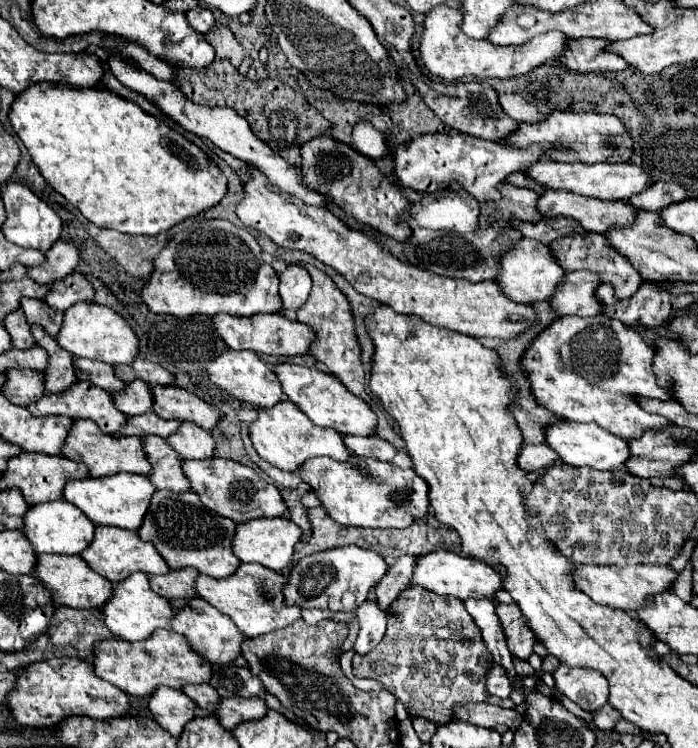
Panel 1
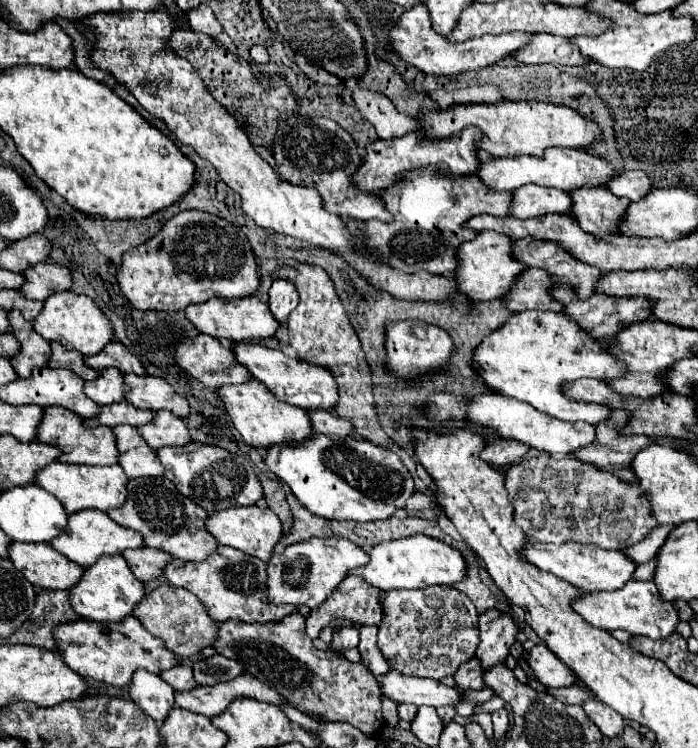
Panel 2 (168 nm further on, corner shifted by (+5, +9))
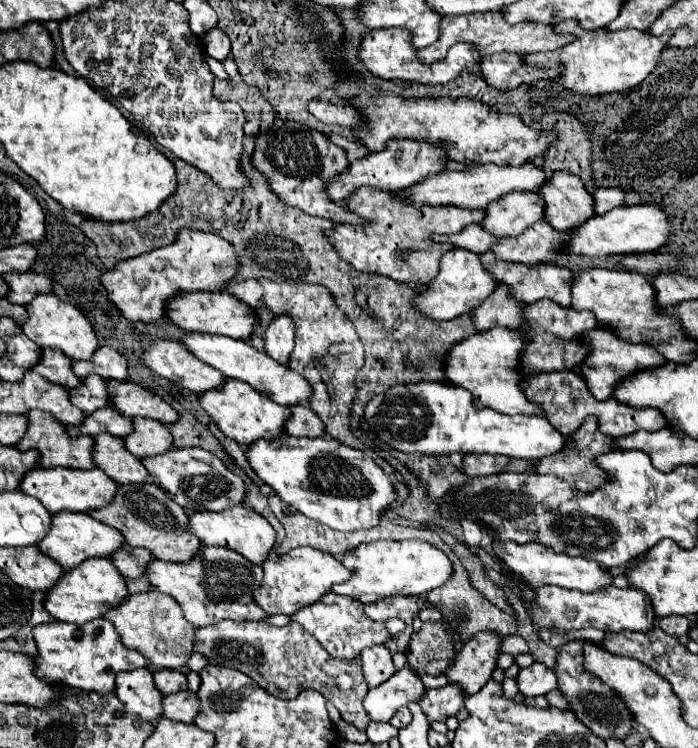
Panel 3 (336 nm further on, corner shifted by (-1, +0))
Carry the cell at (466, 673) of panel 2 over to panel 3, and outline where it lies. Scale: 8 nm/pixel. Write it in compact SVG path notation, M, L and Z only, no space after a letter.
M449 683L441 689L427 689L419 705L425 711L429 723L445 721L447 717L457 715L457 711L465 707L465 693L457 683Z

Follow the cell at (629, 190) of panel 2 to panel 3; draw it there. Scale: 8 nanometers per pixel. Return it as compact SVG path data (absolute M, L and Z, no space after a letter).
M609 187L609 189L595 189L593 191L593 199L595 199L595 211L599 215L603 215L603 211L611 211L615 207L625 205L623 203L623 191L619 191L619 187Z

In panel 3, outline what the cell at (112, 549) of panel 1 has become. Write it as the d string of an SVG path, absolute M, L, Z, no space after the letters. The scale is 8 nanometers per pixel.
M61 511L53 515L53 525L51 531L47 533L47 539L39 541L39 549L51 559L55 559L65 571L75 569L79 563L91 557L111 557L123 545L125 545L123 535L119 535L119 531L115 531L113 527L107 527L91 519L89 513L71 513L71 511Z

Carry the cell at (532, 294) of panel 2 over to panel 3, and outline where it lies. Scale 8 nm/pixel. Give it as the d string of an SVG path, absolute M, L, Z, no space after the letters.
M499 285L489 299L485 299L475 311L471 311L471 317L479 331L487 331L497 325L517 329L519 325L523 325L523 307L525 303L511 299L511 295L507 295L507 287Z

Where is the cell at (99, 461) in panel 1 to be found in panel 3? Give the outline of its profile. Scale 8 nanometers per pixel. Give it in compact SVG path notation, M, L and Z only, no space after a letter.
M29 411L29 429L25 433L25 437L17 443L17 449L21 451L29 451L29 449L37 449L41 451L41 459L39 465L41 467L71 467L71 469L95 469L95 459L91 455L93 451L93 437L91 435L79 435L79 437L71 437L65 429L65 425L61 425L57 419L51 419L51 415L47 415L45 411Z

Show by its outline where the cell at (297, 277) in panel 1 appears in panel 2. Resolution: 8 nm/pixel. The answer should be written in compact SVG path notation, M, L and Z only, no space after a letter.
M273 280L273 286L269 290L269 310L279 320L279 324L285 324L287 316L295 310L299 302L299 294L293 286L293 282L285 280Z

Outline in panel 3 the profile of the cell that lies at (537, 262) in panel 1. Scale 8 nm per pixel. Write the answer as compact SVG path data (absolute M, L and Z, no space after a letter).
M455 249L443 255L439 265L439 275L429 283L429 289L415 297L415 307L423 311L423 315L431 319L455 319L463 313L471 313L473 307L479 307L491 291L495 291L499 283L495 283L495 277L491 277L491 271L483 269L481 255L467 249Z

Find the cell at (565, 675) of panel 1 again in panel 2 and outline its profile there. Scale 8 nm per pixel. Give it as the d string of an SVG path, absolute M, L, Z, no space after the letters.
M545 644L533 646L525 660L533 670L535 678L547 688L561 688L575 684L575 674Z

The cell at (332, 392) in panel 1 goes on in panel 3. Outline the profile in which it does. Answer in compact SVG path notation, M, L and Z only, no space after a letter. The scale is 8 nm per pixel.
M187 333L183 339L183 345L195 357L199 357L201 361L209 363L211 367L219 369L225 377L249 383L253 389L267 395L271 401L275 401L279 405L285 405L285 407L307 405L313 395L311 383L307 383L299 373L291 371L289 365L275 363L275 359L271 359L267 353L257 351L253 345L249 345L245 341L237 341L237 339L223 337L223 335L209 335L209 333Z

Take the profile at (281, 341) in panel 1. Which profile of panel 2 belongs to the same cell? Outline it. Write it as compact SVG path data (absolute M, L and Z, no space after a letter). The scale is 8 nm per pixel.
M257 296L231 298L231 300L209 298L207 302L187 306L183 312L185 312L185 318L199 332L205 332L213 338L229 340L229 342L241 342L241 340L247 342L247 340L257 340L257 338L271 338L279 328L279 322L269 312L269 306L265 302L261 302Z

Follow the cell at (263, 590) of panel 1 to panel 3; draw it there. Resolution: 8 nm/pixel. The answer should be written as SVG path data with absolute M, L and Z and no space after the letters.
M205 545L201 547L199 555L187 563L167 563L155 559L147 565L145 577L157 591L171 595L181 605L185 619L195 627L207 627L225 619L267 621L269 617L253 599L253 591L263 581L263 569L227 547Z

